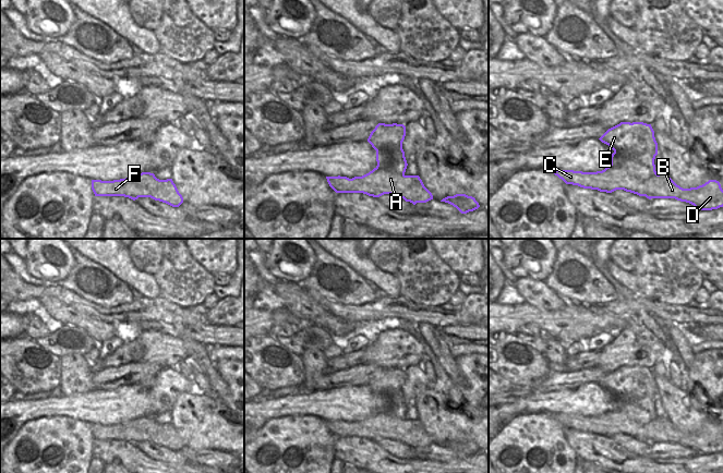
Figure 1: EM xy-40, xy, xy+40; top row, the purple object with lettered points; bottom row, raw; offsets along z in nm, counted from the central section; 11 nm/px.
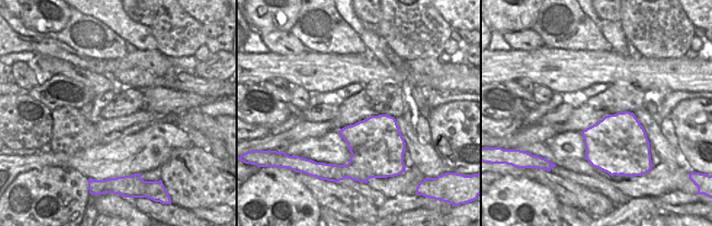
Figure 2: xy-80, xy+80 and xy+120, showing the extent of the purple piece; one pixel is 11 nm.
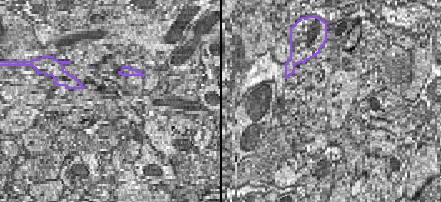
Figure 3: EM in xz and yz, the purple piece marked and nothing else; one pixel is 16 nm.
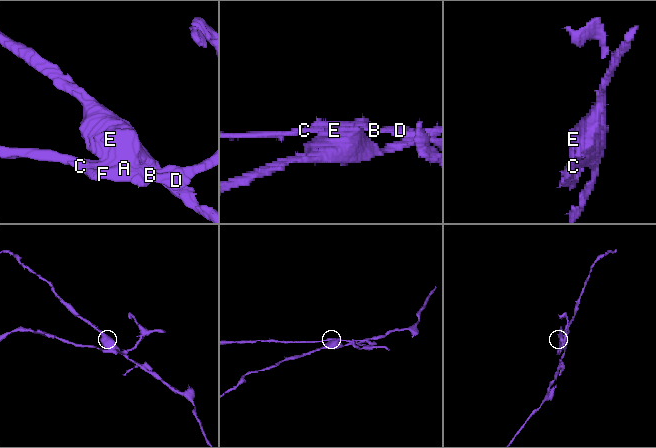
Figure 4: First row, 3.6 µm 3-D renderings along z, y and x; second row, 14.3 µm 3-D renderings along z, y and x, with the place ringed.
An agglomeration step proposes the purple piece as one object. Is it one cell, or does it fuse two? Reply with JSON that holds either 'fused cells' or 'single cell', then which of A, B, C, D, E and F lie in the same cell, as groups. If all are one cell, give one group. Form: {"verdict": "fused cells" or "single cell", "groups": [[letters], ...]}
{"verdict": "fused cells", "groups": [["A", "B", "C", "D", "F"], ["E"]]}

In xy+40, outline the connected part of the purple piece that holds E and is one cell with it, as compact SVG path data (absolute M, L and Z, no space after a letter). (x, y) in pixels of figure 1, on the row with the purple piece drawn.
M620 122L608 129L599 140L614 150L606 170L623 168L641 180L656 174L654 159L658 143L651 124Z

